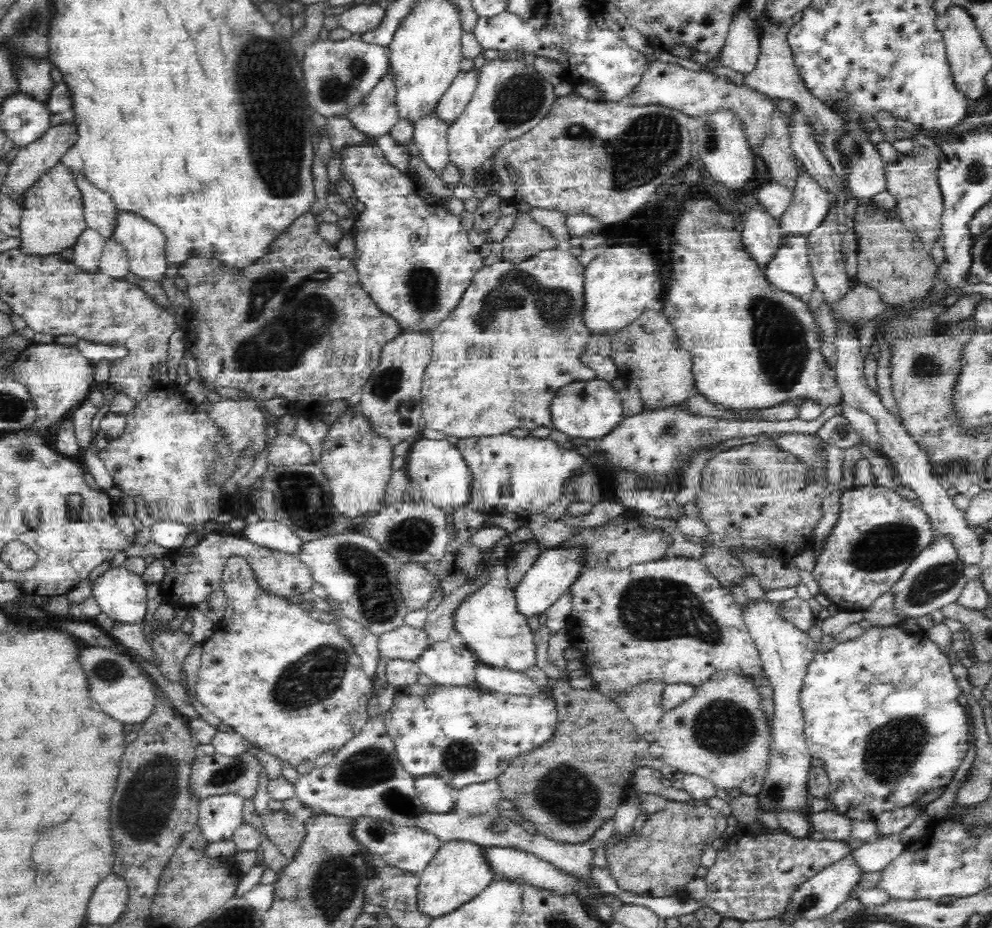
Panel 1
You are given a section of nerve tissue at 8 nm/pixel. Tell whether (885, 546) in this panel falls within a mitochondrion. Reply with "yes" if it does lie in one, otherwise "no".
yes

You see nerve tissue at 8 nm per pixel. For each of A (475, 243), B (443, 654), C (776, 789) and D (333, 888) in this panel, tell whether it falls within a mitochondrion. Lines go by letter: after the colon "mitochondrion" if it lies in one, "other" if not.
A: other
B: other
C: mitochondrion
D: mitochondrion

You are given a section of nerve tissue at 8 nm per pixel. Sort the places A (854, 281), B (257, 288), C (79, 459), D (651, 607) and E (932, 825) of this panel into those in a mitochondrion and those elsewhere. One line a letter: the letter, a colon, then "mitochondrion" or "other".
A: other
B: mitochondrion
C: other
D: mitochondrion
E: other

